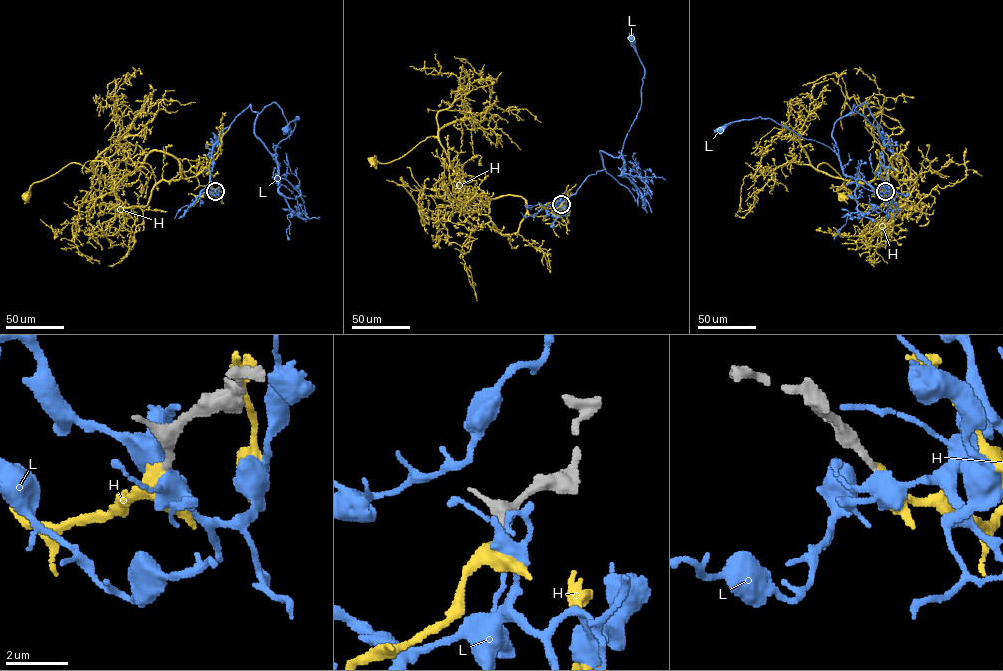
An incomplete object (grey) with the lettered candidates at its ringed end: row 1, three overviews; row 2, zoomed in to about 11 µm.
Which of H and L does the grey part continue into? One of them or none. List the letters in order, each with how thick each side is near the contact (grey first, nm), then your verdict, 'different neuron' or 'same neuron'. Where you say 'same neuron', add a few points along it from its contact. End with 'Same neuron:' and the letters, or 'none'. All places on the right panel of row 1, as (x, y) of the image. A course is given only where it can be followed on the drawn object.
H: calibres 240 and 550 nm; same neuron; course (885, 191), (891, 167), (897, 177), (877, 150), (867, 182), (818, 166), (843, 179), (842, 197)
L: calibres 240 and 320 nm; different neuron
Same neuron: H

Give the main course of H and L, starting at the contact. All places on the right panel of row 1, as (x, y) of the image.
H: (885, 191), (891, 167), (897, 177), (877, 150), (867, 182), (818, 166), (843, 179), (842, 197)
L: (885, 191), (889, 189), (883, 137), (854, 105), (834, 125), (838, 156), (769, 118), (738, 120), (720, 130)

